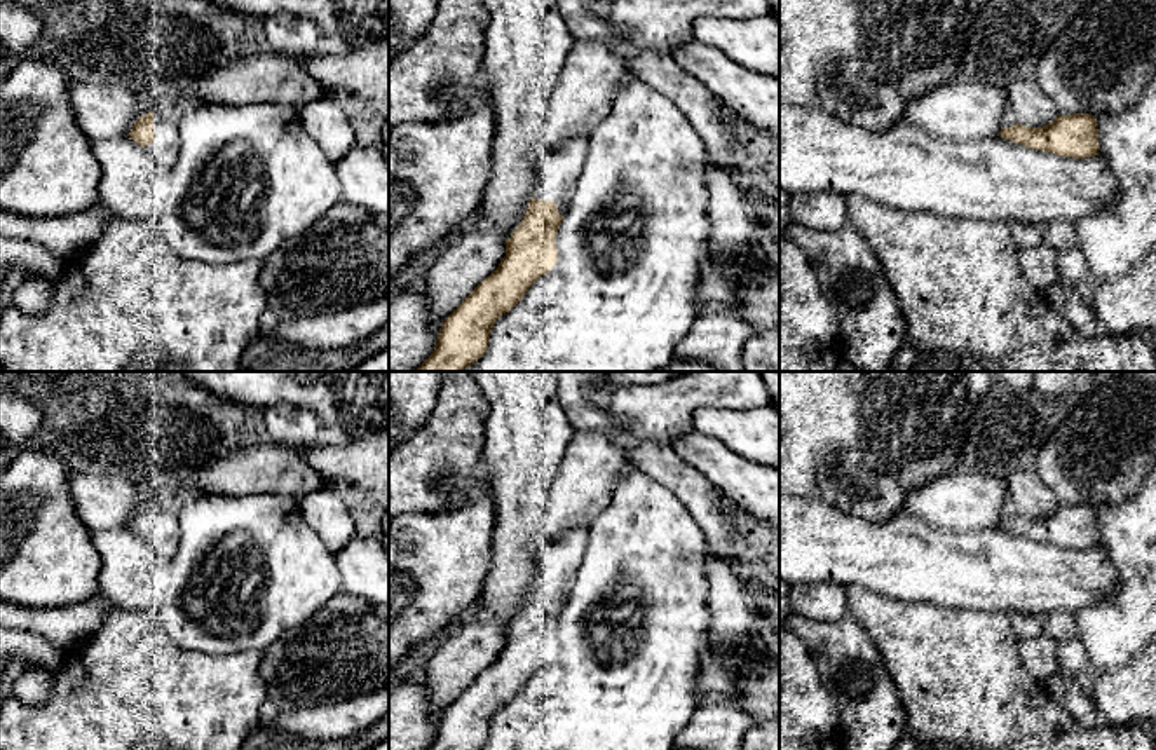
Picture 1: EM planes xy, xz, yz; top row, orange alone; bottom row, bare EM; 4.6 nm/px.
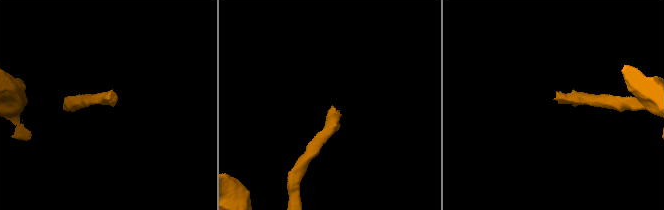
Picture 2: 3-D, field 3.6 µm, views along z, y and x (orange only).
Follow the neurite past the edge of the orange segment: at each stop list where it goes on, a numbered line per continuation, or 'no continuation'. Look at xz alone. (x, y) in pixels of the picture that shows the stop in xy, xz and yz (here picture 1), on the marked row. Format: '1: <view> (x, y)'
1: xz (557, 178)

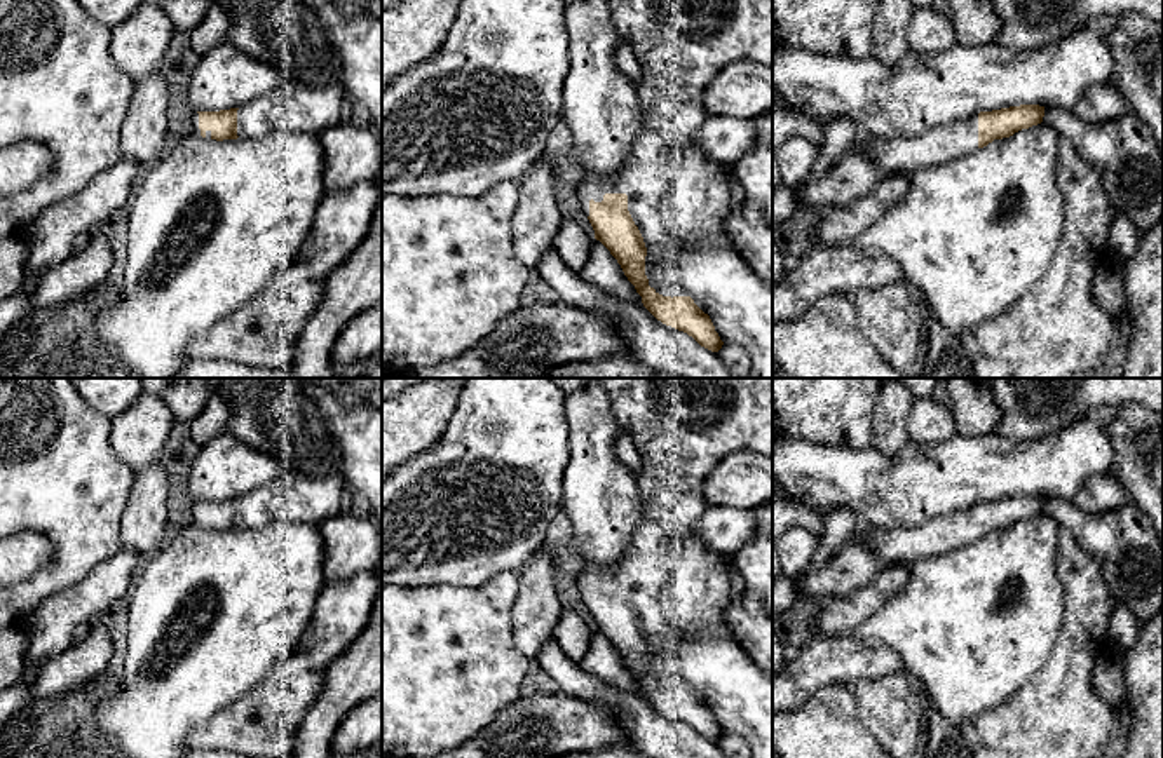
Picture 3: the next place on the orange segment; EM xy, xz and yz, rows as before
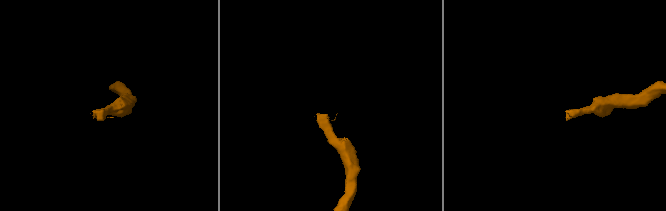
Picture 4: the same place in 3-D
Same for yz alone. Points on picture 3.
1: yz (944, 143)

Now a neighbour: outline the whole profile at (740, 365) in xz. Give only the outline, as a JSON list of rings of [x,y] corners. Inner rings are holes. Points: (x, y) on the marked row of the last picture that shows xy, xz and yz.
[[[724,343],[718,357],[729,368],[732,378],[746,378],[752,371],[752,359],[745,349],[736,343]]]

